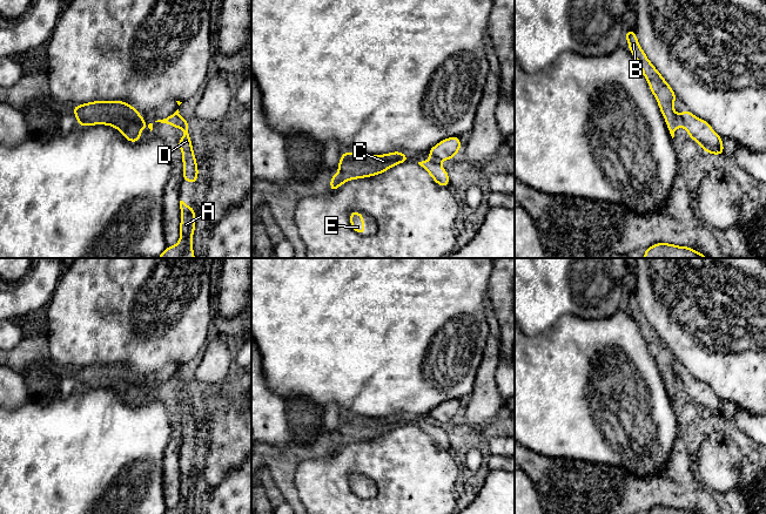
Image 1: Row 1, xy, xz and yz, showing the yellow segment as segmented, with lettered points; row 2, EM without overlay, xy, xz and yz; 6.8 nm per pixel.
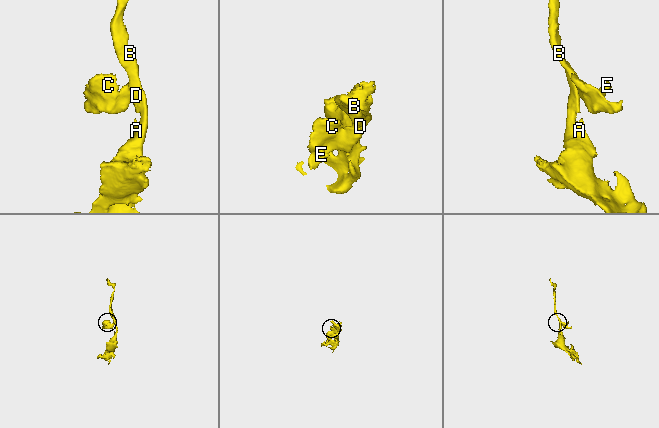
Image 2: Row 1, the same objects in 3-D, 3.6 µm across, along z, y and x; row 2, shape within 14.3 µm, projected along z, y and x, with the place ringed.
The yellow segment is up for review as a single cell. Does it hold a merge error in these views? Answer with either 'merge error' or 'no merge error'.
merge error

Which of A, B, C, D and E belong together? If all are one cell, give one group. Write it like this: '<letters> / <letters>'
A B D / C E

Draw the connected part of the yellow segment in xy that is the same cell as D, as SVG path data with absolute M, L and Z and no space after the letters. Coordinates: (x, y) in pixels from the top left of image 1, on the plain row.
M179 372L175 374L173 379L172 388L177 392L183 392L184 398L180 401L177 410L182 414L181 422L183 424L183 444L188 444L190 446L197 445L199 431L196 427L197 421L194 419L194 412L192 408L192 403L189 400L188 387L189 384L186 384L182 378L179 378Z

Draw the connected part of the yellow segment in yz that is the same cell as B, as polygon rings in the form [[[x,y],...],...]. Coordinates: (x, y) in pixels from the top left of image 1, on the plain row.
[[[626,293],[625,302],[629,305],[631,317],[638,324],[641,336],[658,365],[663,380],[666,384],[667,392],[673,401],[676,393],[680,388],[679,378],[673,371],[677,359],[666,343],[647,322],[638,305],[636,293]]]

